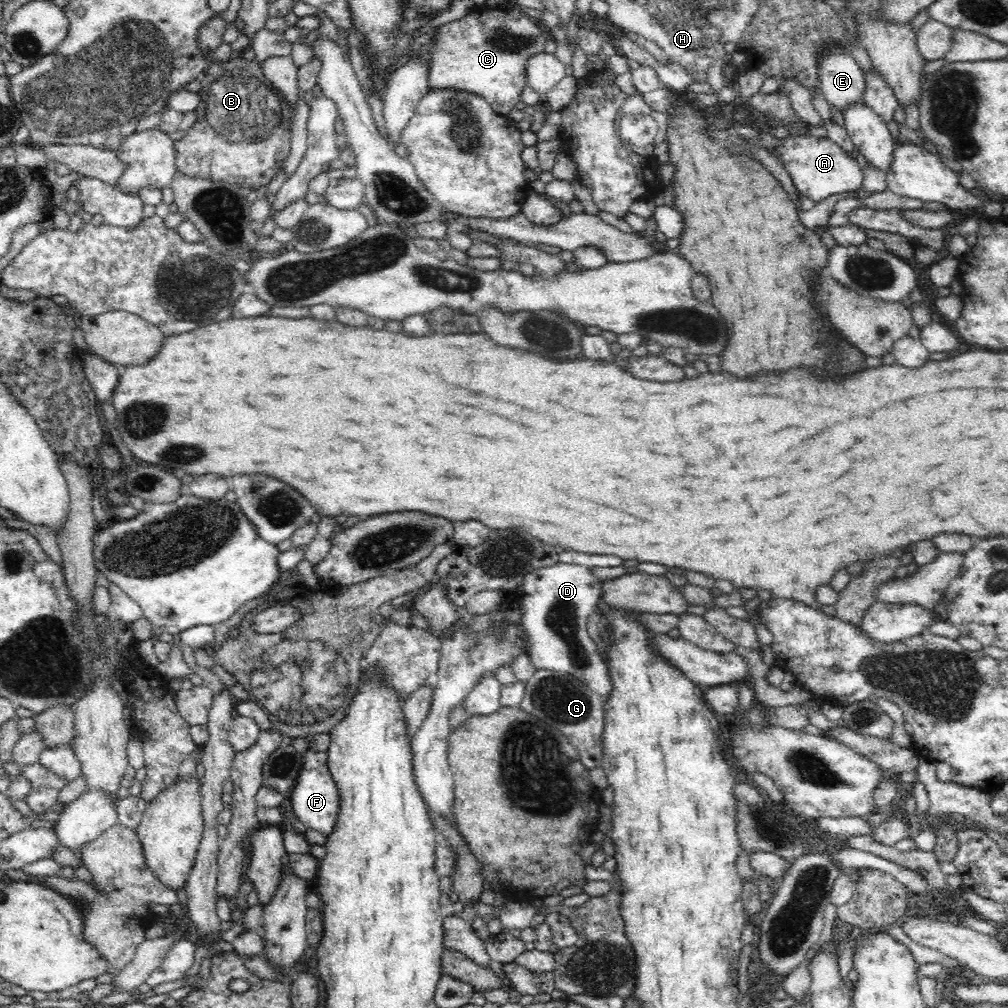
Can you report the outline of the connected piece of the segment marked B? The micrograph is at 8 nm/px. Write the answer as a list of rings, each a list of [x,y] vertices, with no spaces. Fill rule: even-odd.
[[[243,56],[208,65],[198,80],[201,81],[198,92],[201,101],[195,108],[195,124],[185,131],[182,139],[173,142],[177,170],[192,178],[236,184],[248,192],[267,186],[290,154],[289,108],[282,93],[265,78],[260,63],[255,59],[248,62]]]

